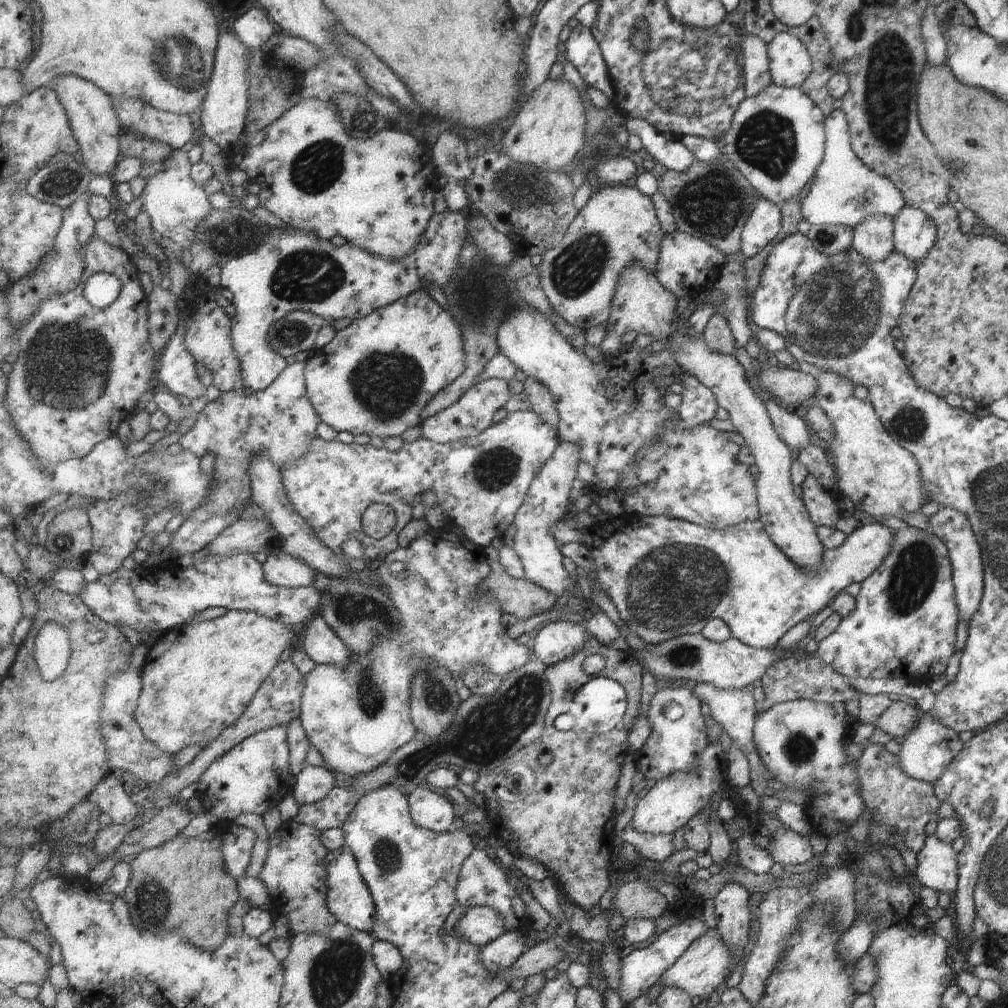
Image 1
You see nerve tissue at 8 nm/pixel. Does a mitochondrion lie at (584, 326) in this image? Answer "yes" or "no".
no

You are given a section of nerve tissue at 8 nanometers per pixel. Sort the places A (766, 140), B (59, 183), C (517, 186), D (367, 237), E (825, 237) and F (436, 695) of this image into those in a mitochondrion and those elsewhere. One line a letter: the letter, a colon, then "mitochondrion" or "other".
A: mitochondrion
B: mitochondrion
C: mitochondrion
D: other
E: mitochondrion
F: mitochondrion

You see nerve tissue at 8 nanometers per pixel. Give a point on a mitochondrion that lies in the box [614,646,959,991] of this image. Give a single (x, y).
(799, 750)

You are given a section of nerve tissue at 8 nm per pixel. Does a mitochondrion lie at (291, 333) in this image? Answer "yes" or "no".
yes

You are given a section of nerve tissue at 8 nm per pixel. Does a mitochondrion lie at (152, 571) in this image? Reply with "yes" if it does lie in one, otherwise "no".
no

